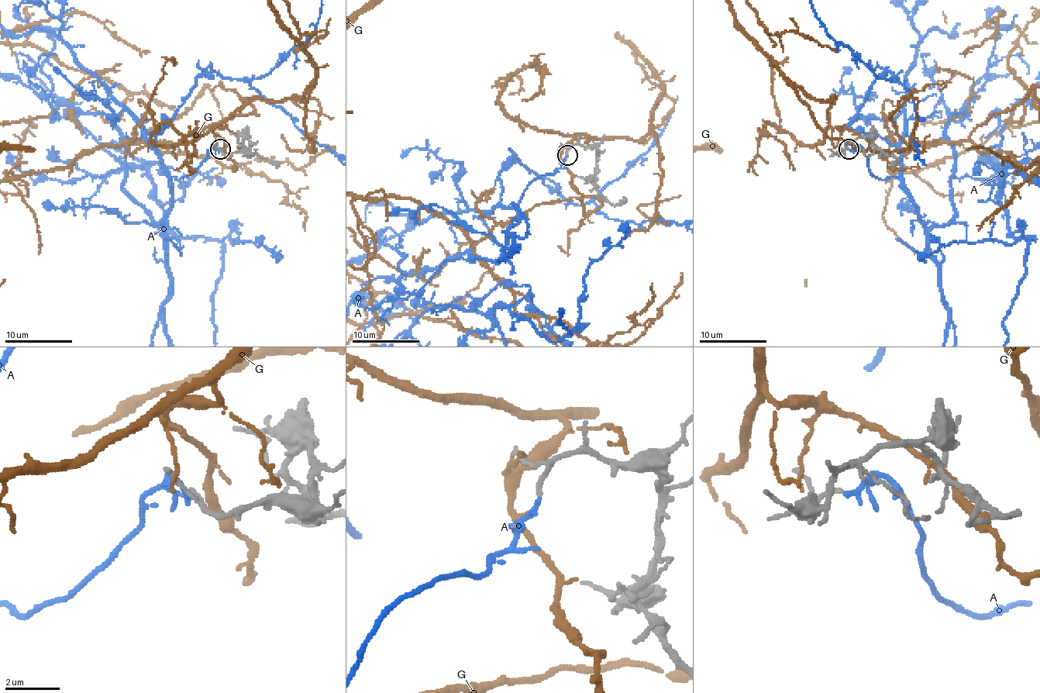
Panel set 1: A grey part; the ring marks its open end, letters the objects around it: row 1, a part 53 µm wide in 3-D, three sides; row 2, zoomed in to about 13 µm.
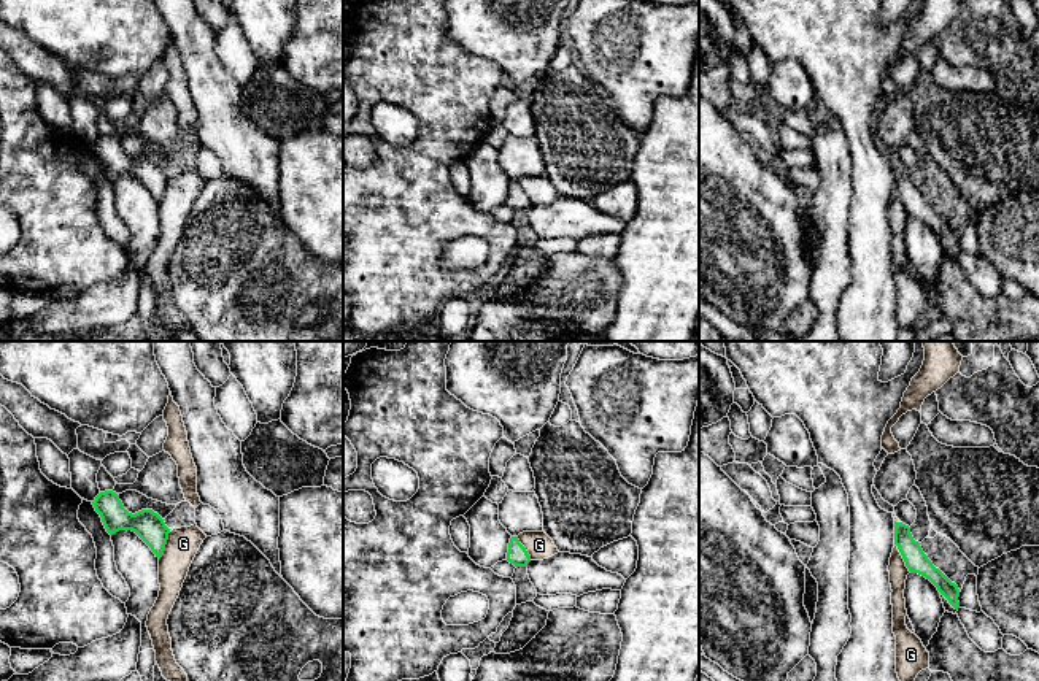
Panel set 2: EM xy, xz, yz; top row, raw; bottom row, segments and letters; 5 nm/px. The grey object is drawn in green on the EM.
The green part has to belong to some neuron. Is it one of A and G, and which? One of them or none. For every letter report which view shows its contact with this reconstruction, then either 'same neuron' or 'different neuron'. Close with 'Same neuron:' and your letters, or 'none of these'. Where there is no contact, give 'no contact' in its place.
A: no contact | same neuron
G: yz | different neuron
Same neuron: A

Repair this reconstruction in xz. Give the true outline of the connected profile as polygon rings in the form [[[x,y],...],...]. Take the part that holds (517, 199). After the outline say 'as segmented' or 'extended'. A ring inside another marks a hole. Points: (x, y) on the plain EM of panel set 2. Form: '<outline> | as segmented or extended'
[[[518,181],[510,183],[507,205],[515,211],[527,211],[527,208],[531,206],[531,200],[520,187]]] | as segmented

